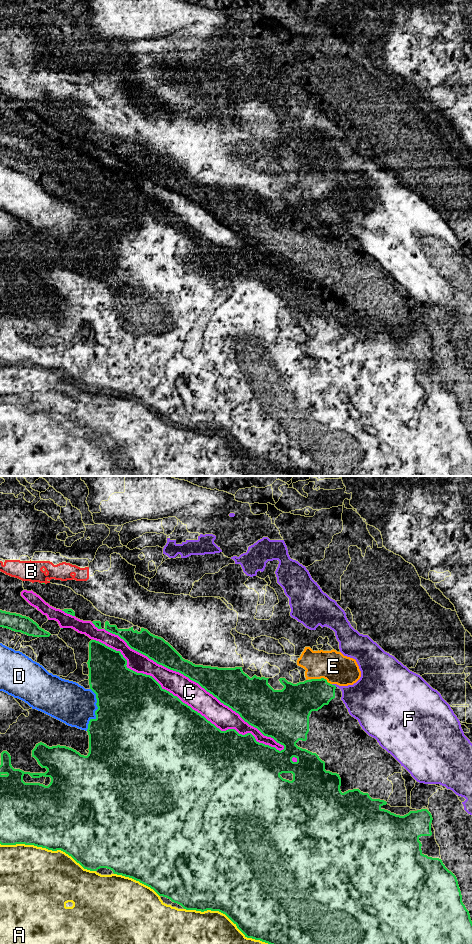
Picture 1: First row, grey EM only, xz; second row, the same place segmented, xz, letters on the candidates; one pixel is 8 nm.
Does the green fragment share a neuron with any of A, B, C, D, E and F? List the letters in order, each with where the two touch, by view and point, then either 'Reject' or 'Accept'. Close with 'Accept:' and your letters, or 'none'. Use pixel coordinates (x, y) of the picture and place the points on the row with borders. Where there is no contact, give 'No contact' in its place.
A: Touches green at xz (48, 849). Reject
B: Touches green at xz (44, 583). Reject
C: Touches green at xz (186, 704). Reject
D: Touches green at xz (96, 710). Reject
E: Touches green at xz (321, 678). Reject
F: Touches green at xz (334, 685). Reject
Accept: none

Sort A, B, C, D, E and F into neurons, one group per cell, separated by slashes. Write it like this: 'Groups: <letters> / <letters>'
Groups: A / B E / C / D / F

